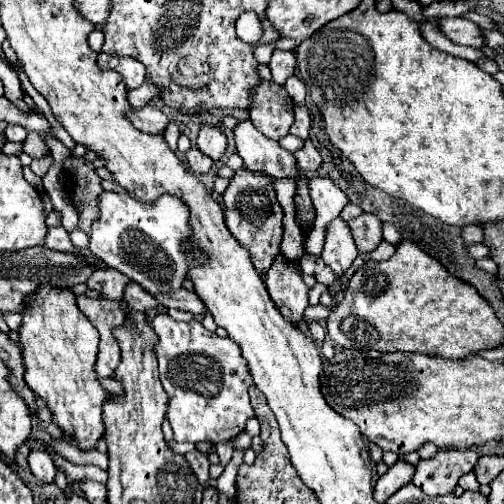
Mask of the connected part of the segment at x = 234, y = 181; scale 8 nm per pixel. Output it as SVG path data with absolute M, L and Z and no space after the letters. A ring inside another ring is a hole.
M238 168L236 174L230 178L230 186L222 194L222 202L226 206L226 226L232 232L232 236L250 252L252 264L260 274L266 272L266 268L272 266L276 256L280 254L280 242L284 234L282 218L284 210L280 202L276 200L276 190L274 190L274 180L264 178L256 172L248 172L248 168Z

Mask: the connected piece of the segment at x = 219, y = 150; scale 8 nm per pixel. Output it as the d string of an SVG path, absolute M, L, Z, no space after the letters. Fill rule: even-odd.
M202 126L198 140L196 140L196 146L200 152L210 156L212 160L220 160L220 156L226 150L226 136L214 126Z

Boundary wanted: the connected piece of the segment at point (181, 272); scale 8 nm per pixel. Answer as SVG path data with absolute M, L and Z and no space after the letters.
M104 192L100 198L100 220L92 224L88 250L106 262L108 268L114 268L138 282L152 296L174 292L174 288L182 288L188 270L196 268L196 264L208 262L206 252L184 246L192 244L192 226L188 226L188 216L188 204L184 204L180 196L164 194L150 204L144 204L132 196Z

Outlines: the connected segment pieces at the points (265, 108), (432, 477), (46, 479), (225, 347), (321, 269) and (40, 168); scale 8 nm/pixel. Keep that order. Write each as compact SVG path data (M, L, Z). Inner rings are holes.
M260 80L260 84L252 88L252 104L248 114L252 124L266 138L280 140L288 134L294 122L294 102L282 86L270 80Z
M438 450L436 456L420 460L412 484L430 496L450 494L462 474L474 470L478 452L474 450Z
M32 450L32 452L30 452L30 456L28 456L28 464L30 464L32 474L34 474L40 482L44 482L44 484L54 482L54 476L56 476L56 466L54 466L52 458L50 458L46 452Z
M158 314L152 320L160 336L156 346L160 362L160 380L170 398L168 422L176 442L224 442L236 438L250 416L254 416L248 388L252 376L240 346L232 338L220 338L208 332L198 320L176 322L168 314Z
M304 254L304 258L302 258L300 266L302 266L302 272L304 272L304 274L312 274L318 282L332 284L332 280L334 280L332 270L322 262L322 258L314 258L314 256L310 258L308 254ZM306 260L310 260L310 262L306 262Z
M46 154L46 156L42 156L42 158L36 158L36 160L30 164L32 172L34 172L36 176L40 176L40 178L48 172L50 166L52 166L52 154Z

